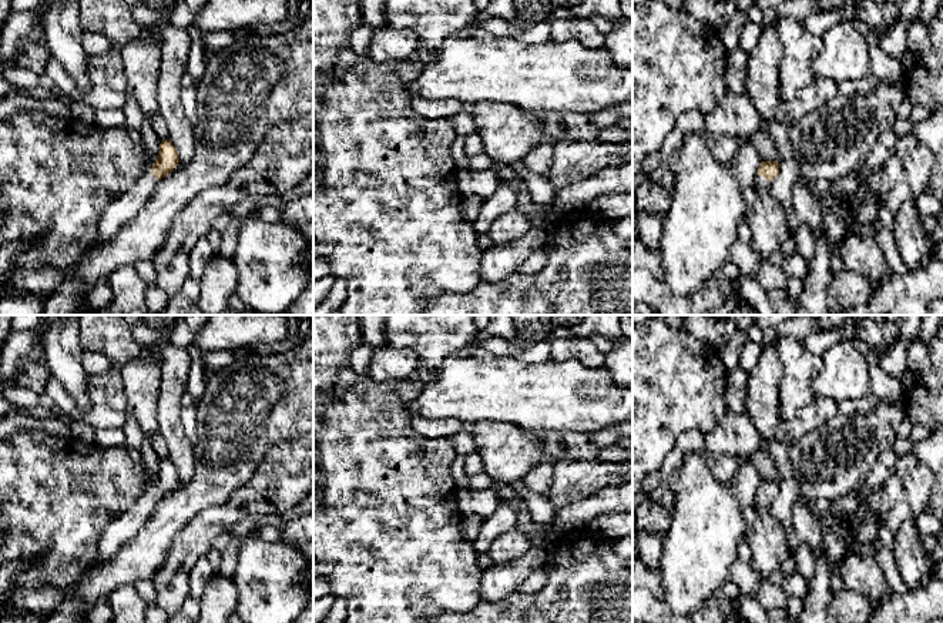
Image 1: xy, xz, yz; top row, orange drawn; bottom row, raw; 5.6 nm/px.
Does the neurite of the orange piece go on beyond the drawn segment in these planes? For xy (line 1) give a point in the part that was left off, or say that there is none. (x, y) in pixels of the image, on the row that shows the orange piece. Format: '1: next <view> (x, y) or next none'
1: next xy (126, 207)

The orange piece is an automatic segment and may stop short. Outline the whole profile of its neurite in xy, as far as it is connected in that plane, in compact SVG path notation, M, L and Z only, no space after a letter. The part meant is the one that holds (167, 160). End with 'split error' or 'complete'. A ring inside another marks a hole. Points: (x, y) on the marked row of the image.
M170 140L161 141L157 160L147 165L131 188L111 201L98 222L98 242L110 241L121 227L132 220L151 197L157 182L178 165L178 151Z; split error

